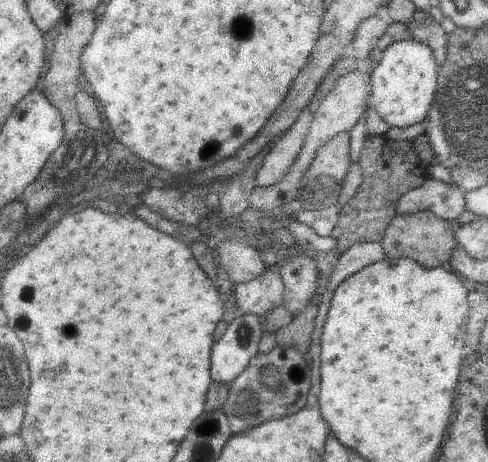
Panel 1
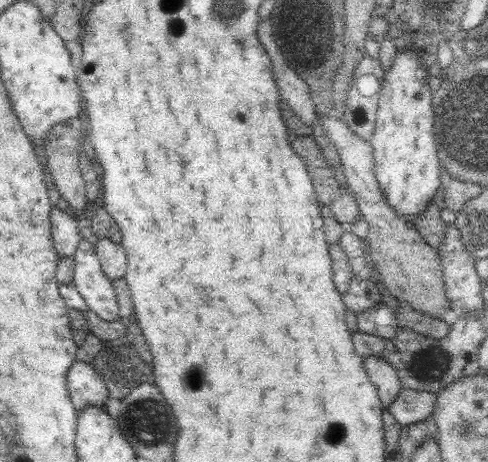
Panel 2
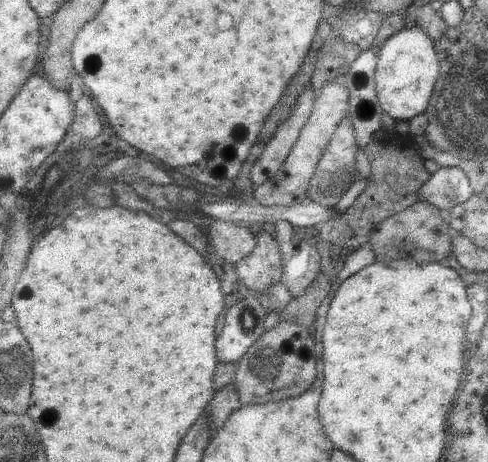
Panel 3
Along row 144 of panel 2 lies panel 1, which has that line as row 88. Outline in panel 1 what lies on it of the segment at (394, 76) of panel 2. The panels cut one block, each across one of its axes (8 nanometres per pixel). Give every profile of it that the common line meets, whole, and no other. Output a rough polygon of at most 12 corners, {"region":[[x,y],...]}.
{"region":[[401,40],[369,68],[369,108],[389,126],[423,122],[439,68]]}

